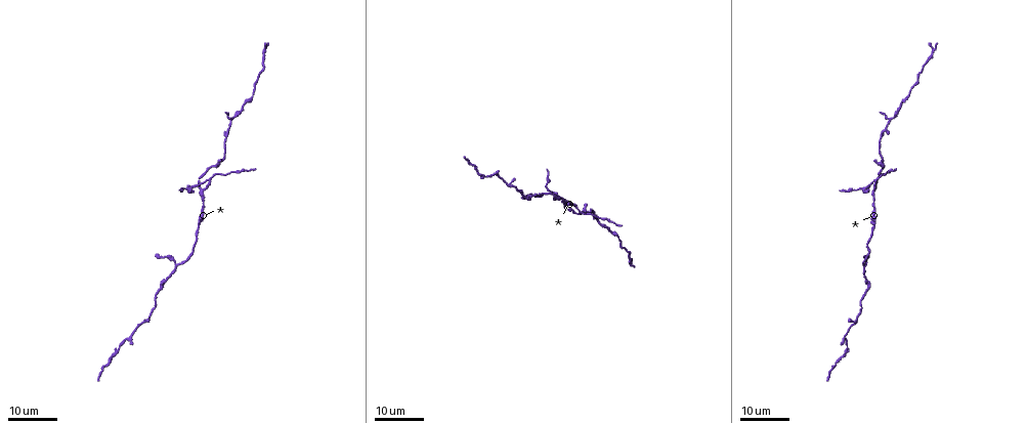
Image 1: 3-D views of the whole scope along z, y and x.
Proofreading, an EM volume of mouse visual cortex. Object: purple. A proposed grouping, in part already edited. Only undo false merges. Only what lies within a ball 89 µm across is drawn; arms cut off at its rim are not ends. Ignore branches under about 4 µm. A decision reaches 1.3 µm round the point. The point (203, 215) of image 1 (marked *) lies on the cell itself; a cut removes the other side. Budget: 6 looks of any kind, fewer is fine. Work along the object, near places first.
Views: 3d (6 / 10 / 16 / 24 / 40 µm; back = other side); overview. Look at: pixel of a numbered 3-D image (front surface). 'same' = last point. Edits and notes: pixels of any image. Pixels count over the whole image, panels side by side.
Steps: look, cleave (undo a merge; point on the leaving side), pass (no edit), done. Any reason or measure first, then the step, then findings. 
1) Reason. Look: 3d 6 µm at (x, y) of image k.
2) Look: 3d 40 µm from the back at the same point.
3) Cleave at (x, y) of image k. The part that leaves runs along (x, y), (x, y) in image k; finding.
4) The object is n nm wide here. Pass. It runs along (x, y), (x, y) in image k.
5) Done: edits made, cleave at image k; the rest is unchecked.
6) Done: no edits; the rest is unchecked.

Small branch off a trunk. Look: 3d 16 µm at (210, 179) of image 1.

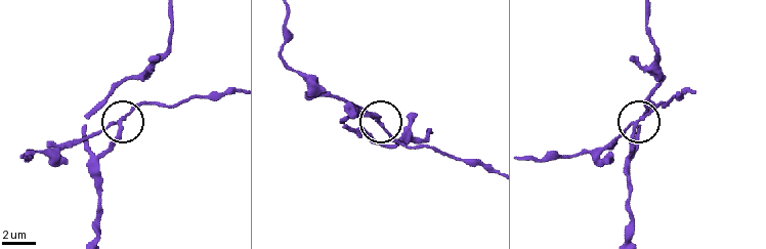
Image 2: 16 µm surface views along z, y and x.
Closer look. Look: 3d 6 µm at (118, 122) of image 2.

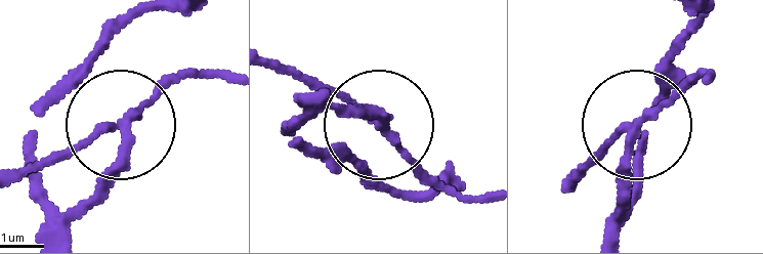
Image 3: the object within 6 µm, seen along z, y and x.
The side arm is 11 µm long. Cleave at (80, 141) of image 3. The part that leaves runs along (123, 122), (16, 170) in image 3; a second cell is stuck on.

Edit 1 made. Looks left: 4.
Look: overview.

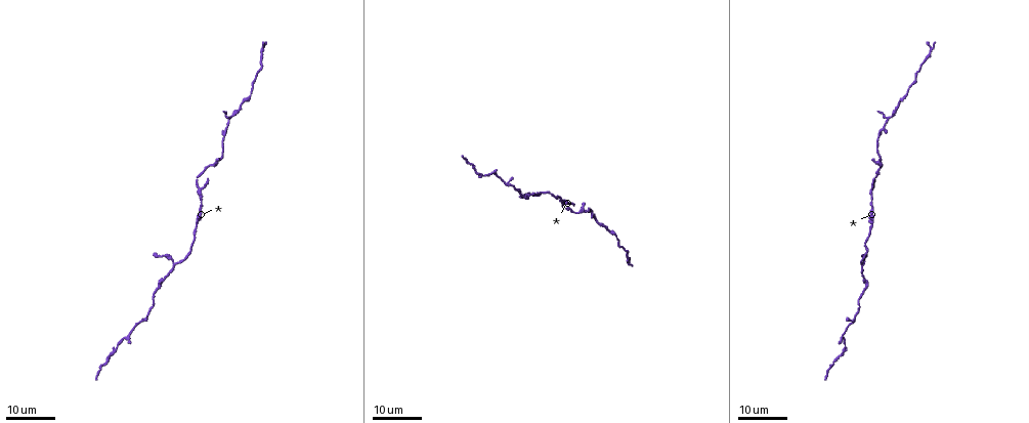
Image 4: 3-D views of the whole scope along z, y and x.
Calibre changes. Look: 3d 24 µm at (890, 116) of image 4.

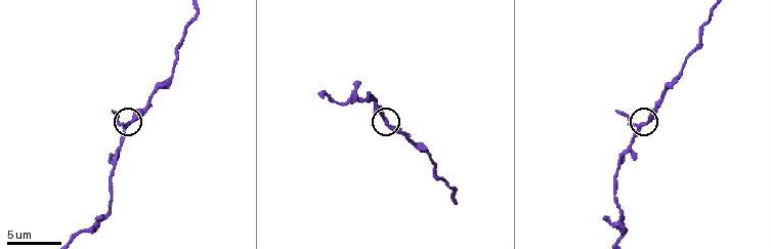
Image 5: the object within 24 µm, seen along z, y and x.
Look: 3d 10 µm at (641, 124) of image 5.

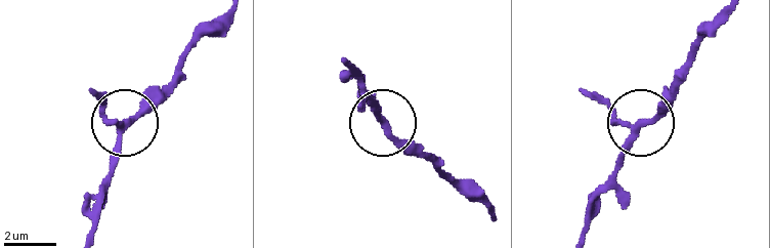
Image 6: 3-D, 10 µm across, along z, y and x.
The object is 210 nm wide here. Pass. It runs along (89, 230), (93, 197), (118, 157), (120, 130), (181, 67) in image 6; all the same cell.

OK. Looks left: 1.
Done: edits made, cleave at image 3; the rest is unchecked.

